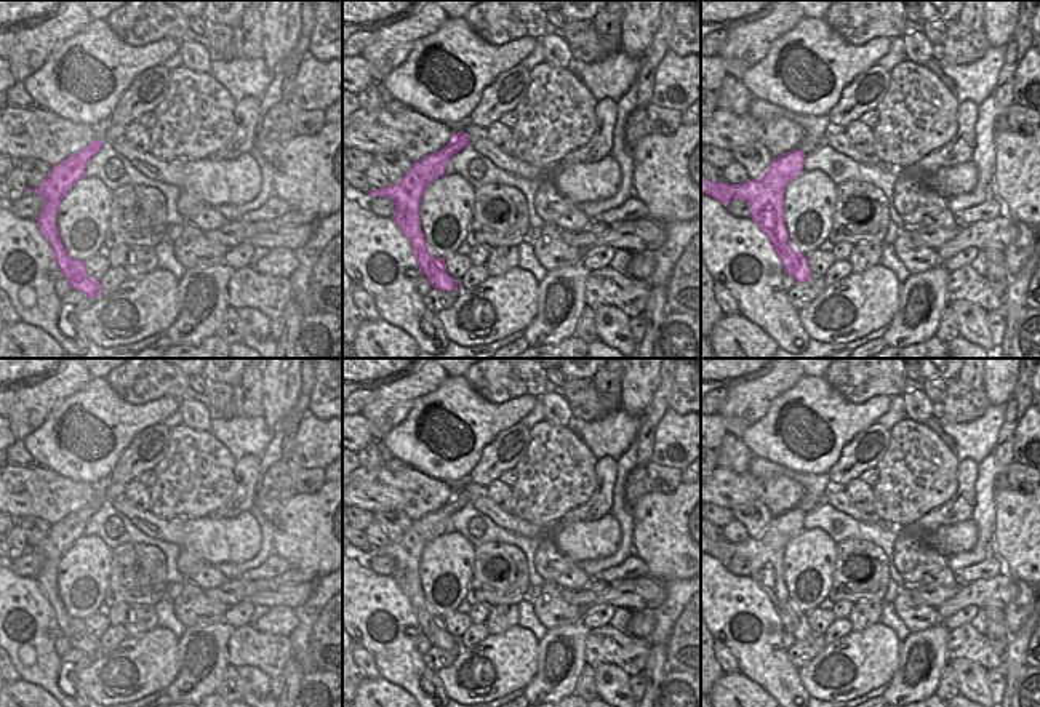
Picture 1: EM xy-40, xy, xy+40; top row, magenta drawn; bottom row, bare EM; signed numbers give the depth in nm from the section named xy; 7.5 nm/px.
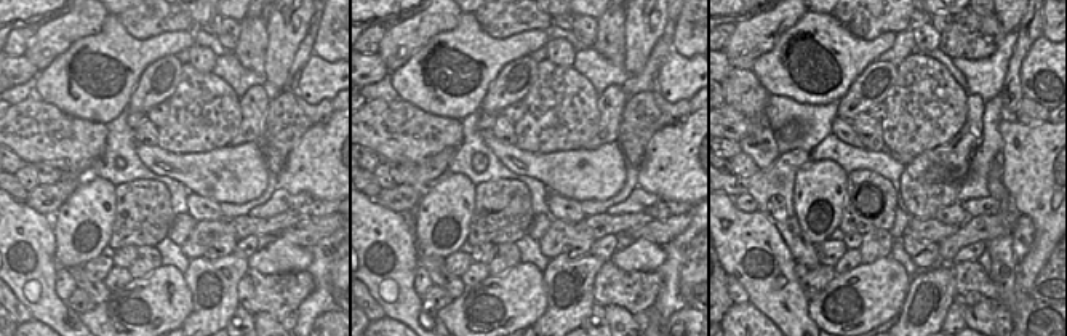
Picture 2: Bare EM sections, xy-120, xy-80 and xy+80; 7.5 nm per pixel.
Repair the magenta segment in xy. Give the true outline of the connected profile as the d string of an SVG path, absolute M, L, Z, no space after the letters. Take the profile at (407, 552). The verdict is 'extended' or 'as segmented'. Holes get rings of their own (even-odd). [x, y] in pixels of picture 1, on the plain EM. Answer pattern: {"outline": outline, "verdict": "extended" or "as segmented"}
{"outline": "M474 481L467 483L462 491L451 489L451 499L443 507L413 521L400 541L370 549L368 555L387 555L394 560L395 569L392 577L406 595L421 632L435 648L453 649L458 646L459 638L448 633L445 617L434 616L427 609L419 579L419 560L426 545L445 534L446 521L454 512L474 497L486 494L486 488Z", "verdict": "extended"}

